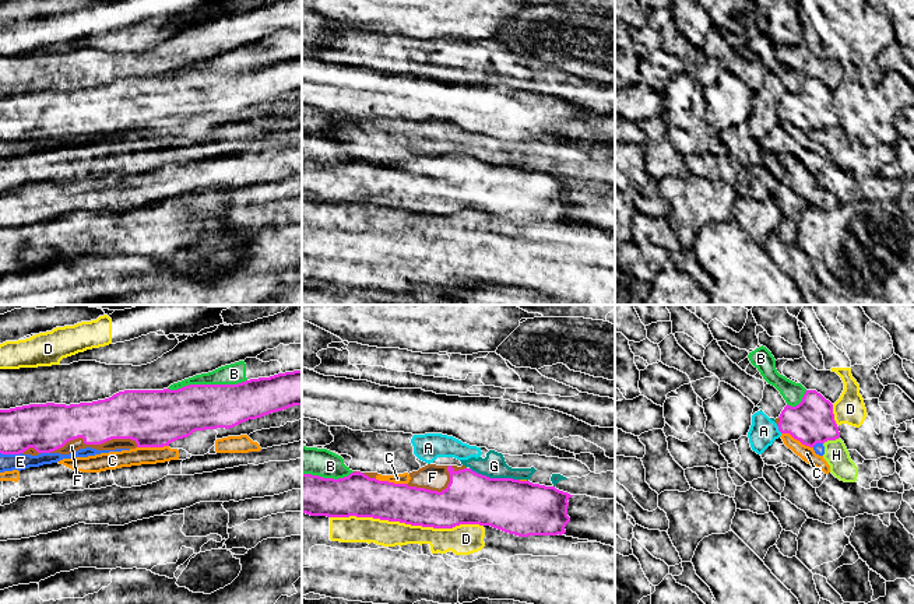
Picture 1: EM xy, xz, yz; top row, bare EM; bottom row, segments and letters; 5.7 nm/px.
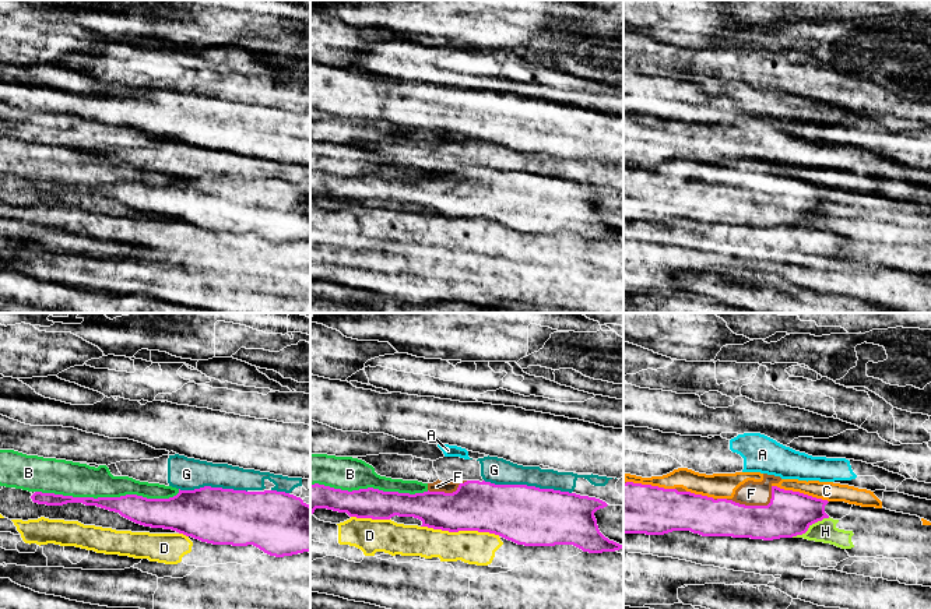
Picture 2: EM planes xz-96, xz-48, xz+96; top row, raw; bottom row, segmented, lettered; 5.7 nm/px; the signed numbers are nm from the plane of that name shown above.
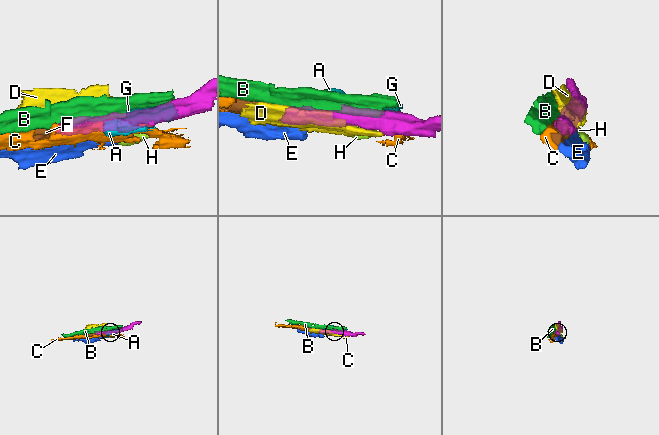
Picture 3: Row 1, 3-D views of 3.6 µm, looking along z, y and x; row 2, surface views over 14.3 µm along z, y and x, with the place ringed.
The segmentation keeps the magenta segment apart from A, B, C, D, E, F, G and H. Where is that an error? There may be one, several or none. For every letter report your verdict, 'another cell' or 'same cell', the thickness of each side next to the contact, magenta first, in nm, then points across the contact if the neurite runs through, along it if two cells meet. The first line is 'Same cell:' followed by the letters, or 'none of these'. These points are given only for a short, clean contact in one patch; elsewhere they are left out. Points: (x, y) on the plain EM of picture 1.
Same cell: F
A: another cell; calibres 260 and 160 nm; border yz (776, 112), (781, 119)
B: another cell; calibres 280 and 120 nm
C: another cell; calibres 340 and 110 nm
D: another cell; calibres 220 and 150 nm
E: another cell; calibres 280 and 100 nm
F: same cell; calibres 280 and 70 nm
G: another cell; calibres 320 and 140 nm
H: another cell; calibres 260 and 140 nm; border yz (839, 123), (823, 130)

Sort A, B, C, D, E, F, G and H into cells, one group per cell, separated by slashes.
A G / B / C E H / D / F

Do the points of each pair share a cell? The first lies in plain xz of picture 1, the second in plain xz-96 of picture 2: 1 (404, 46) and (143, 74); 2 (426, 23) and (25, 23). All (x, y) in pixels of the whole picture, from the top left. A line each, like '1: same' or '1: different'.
1: same
2: different

